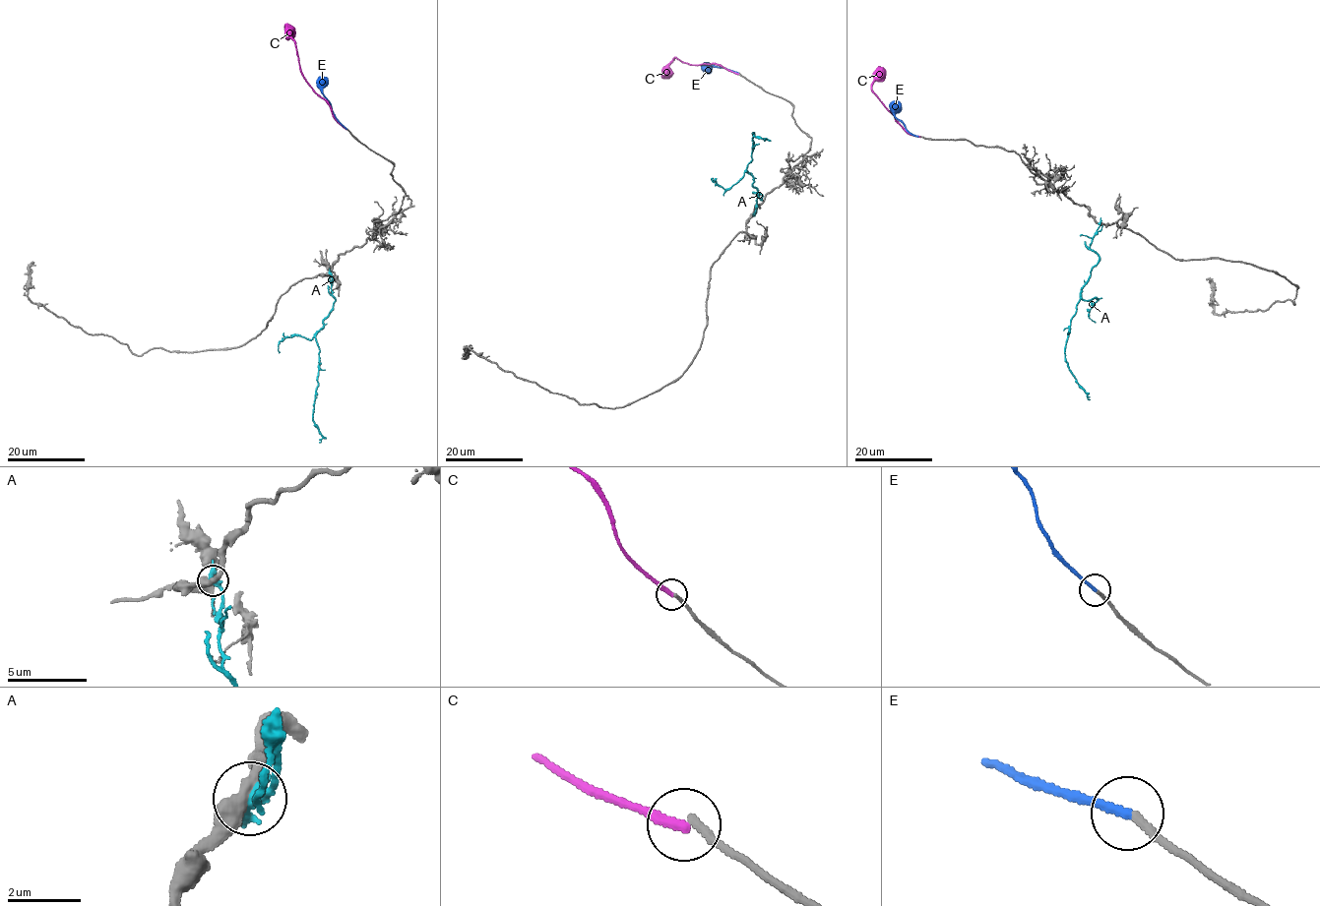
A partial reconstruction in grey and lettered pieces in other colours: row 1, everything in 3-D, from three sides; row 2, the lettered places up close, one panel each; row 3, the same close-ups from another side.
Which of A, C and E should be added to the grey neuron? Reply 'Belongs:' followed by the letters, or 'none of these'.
Belongs: C

